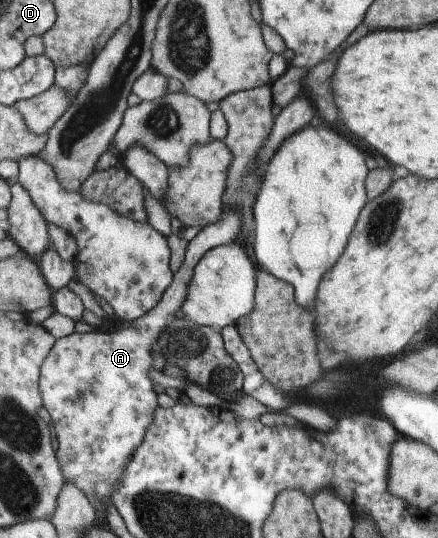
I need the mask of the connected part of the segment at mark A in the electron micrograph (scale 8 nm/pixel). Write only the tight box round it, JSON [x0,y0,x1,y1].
[40,210,242,518]

